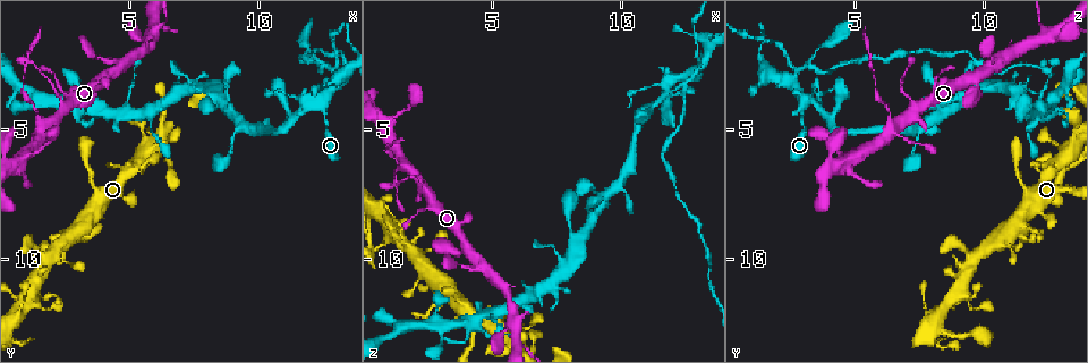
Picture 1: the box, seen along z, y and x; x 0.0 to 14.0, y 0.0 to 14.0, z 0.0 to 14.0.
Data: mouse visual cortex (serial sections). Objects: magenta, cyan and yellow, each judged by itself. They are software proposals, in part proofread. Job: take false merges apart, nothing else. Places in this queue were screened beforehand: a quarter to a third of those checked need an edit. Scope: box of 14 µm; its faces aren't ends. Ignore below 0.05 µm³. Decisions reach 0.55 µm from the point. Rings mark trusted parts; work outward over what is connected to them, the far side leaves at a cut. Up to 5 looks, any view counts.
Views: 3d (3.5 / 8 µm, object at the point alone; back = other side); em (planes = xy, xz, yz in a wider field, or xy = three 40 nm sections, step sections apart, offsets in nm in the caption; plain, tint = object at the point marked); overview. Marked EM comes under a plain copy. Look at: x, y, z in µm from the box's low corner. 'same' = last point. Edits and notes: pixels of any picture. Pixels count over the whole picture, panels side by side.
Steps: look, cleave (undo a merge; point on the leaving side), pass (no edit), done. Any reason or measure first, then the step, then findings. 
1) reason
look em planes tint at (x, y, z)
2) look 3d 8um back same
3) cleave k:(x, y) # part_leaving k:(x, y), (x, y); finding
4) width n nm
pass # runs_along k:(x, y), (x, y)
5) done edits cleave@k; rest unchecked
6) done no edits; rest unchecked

a narrow waist
look 3d 8um at (13.1, 3.2, 2.6)

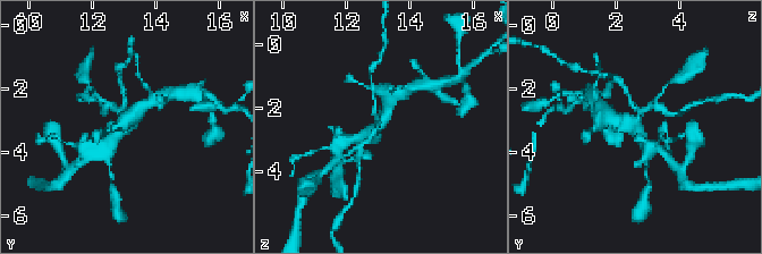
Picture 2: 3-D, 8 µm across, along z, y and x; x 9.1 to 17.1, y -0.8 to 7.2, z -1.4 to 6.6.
look 3d 3.5um at (13.0, 3.2, 2.6)

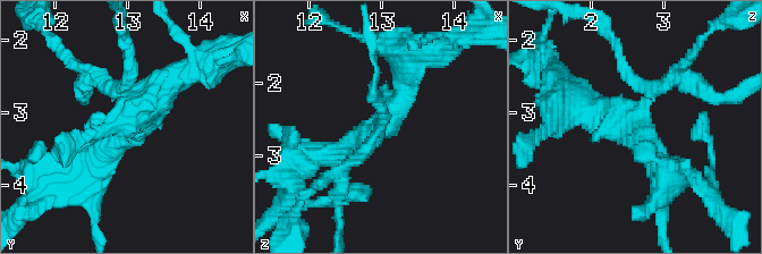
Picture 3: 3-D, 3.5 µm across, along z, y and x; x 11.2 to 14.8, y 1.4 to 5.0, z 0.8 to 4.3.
look em xy step 5 tint at (13.00, 3.20, 2.60)

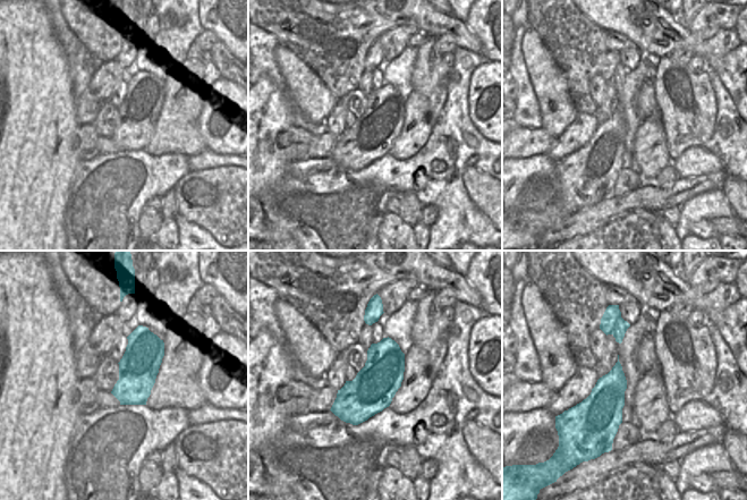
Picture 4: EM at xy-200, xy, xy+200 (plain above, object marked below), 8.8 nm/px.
cleave 3:(128, 67) # part_leaving 3:(665, 84), (691, 77), (714, 98), (744, 87); a second cell is stuck on

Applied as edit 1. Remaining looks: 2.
look overview

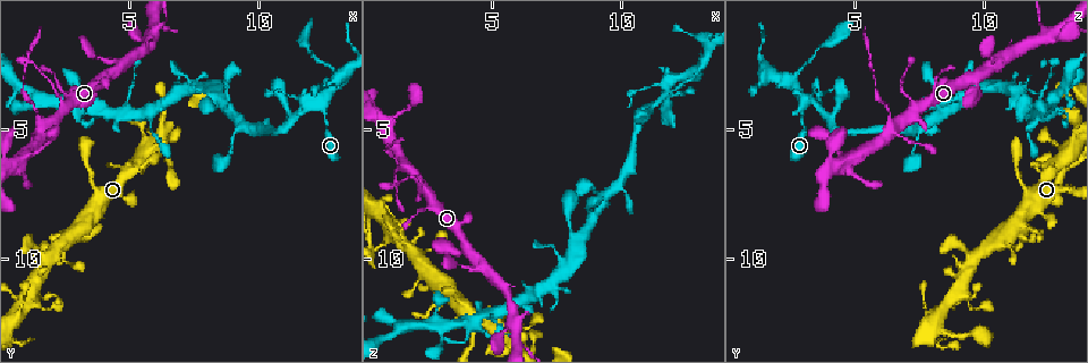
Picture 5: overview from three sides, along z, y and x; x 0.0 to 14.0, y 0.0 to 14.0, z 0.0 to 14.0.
side arm on a straight run
look 3d 3.5um at (1.9, 4.9, 6.4)

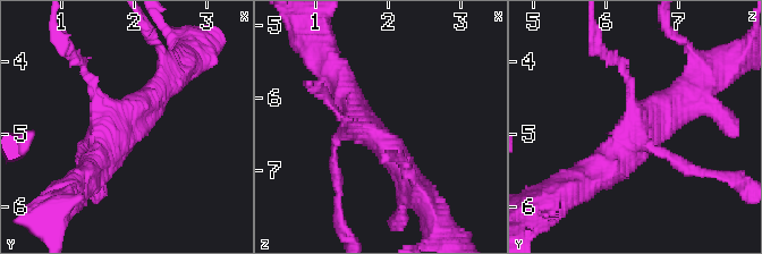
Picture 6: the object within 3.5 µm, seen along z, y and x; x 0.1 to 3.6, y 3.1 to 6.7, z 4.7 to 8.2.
pass # runs_along 6:(694, 90), (659, 110), (595, 177); all the same cell

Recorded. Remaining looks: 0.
done edits cleave@3; rest unchecked

